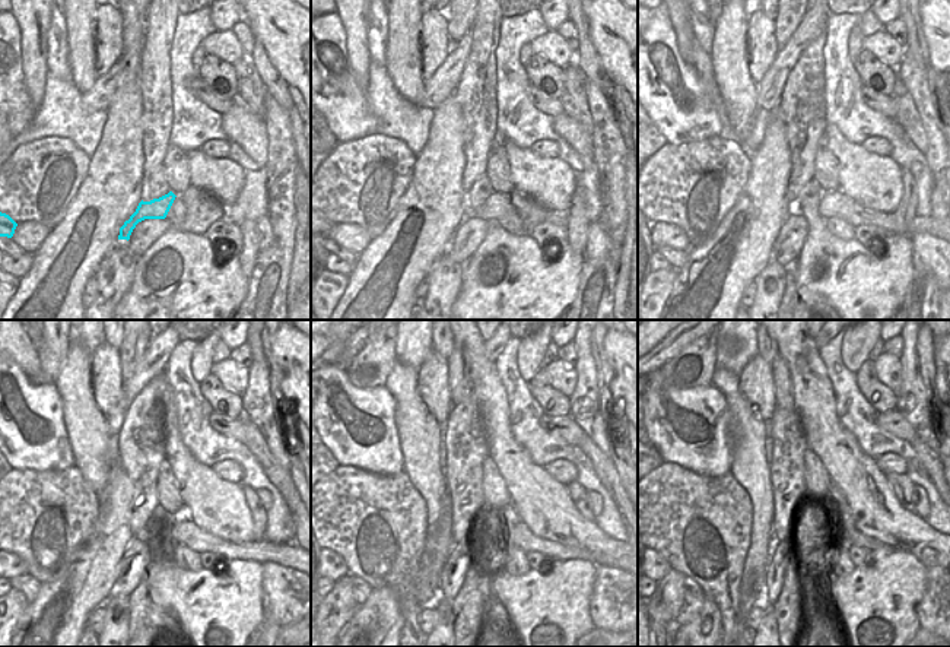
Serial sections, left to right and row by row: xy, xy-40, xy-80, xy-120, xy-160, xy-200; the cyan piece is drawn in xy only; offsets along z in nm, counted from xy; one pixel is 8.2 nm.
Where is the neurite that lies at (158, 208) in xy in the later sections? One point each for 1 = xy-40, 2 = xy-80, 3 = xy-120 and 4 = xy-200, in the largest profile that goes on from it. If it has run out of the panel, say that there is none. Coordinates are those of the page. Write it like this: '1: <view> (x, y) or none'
1: xy-40 (498, 203)
2: xy-80 (835, 203)
3: xy-120 (184, 532)
4: xy-200 (842, 536)

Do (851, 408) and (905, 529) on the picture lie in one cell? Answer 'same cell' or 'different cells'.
different cells

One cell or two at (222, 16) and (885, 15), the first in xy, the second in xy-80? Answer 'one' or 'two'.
one

